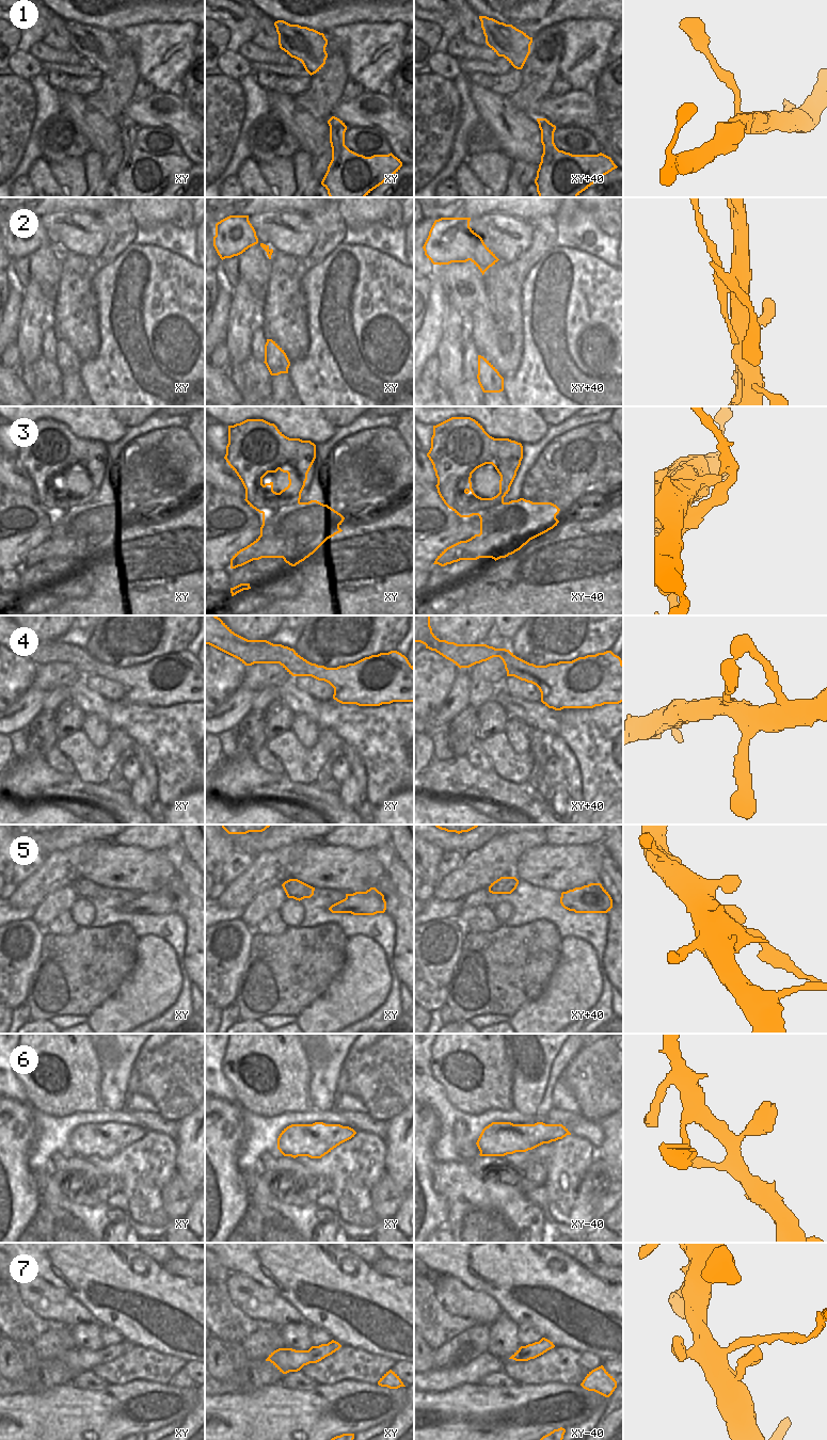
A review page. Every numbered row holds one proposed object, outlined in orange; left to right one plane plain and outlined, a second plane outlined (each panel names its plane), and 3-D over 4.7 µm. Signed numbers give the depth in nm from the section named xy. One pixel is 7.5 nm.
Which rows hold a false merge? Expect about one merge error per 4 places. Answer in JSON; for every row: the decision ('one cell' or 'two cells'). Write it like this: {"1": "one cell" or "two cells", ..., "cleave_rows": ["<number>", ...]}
{"1": "one cell", "2": "two cells", "3": "two cells", "4": "one cell", "5": "two cells", "6": "one cell", "7": "two cells", "cleave_rows": ["2", "3", "5", "7"]}

